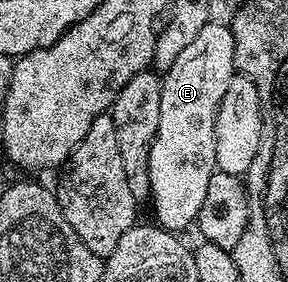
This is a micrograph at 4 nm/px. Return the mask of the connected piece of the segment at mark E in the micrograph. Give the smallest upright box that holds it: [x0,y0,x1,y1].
[147,20,236,232]

